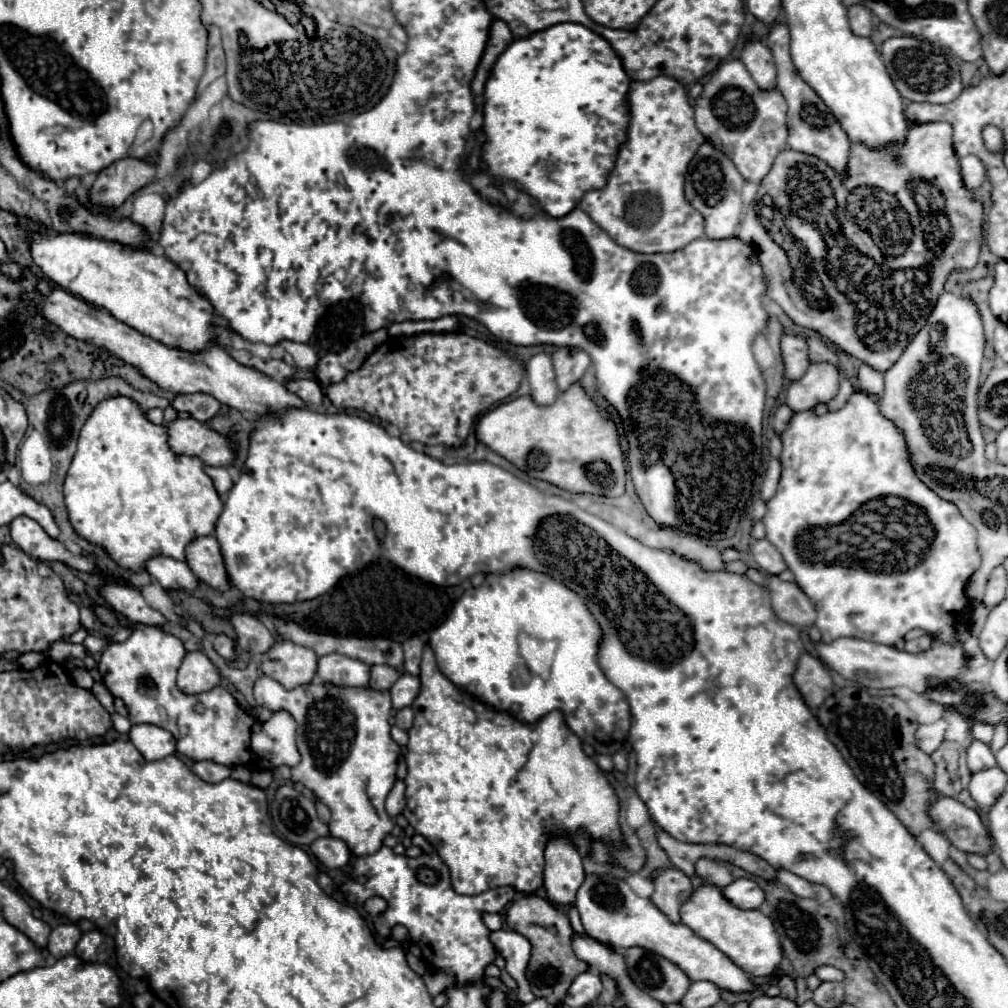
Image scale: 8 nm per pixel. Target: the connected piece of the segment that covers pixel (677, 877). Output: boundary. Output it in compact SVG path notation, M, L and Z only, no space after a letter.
M659 868L651 876L655 892L651 902L671 920L679 922L679 906L689 898L693 884L691 878L675 868Z

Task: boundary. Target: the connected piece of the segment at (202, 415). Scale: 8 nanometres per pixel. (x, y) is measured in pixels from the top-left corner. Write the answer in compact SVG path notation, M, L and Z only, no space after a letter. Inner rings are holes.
M185 394L185 396L177 396L173 400L173 408L177 412L187 410L197 420L209 420L211 416L215 416L219 406L221 404L215 398L211 398L209 394Z

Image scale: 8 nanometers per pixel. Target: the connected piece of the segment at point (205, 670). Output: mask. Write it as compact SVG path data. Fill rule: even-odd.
M187 652L179 674L177 686L185 694L201 694L215 688L221 682L219 670L215 664L205 656L205 652Z

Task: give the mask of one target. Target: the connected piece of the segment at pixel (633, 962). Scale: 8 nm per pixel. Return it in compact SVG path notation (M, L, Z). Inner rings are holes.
M637 946L627 948L623 954L633 984L651 998L659 1002L681 1002L683 994L687 994L691 980L671 960Z

